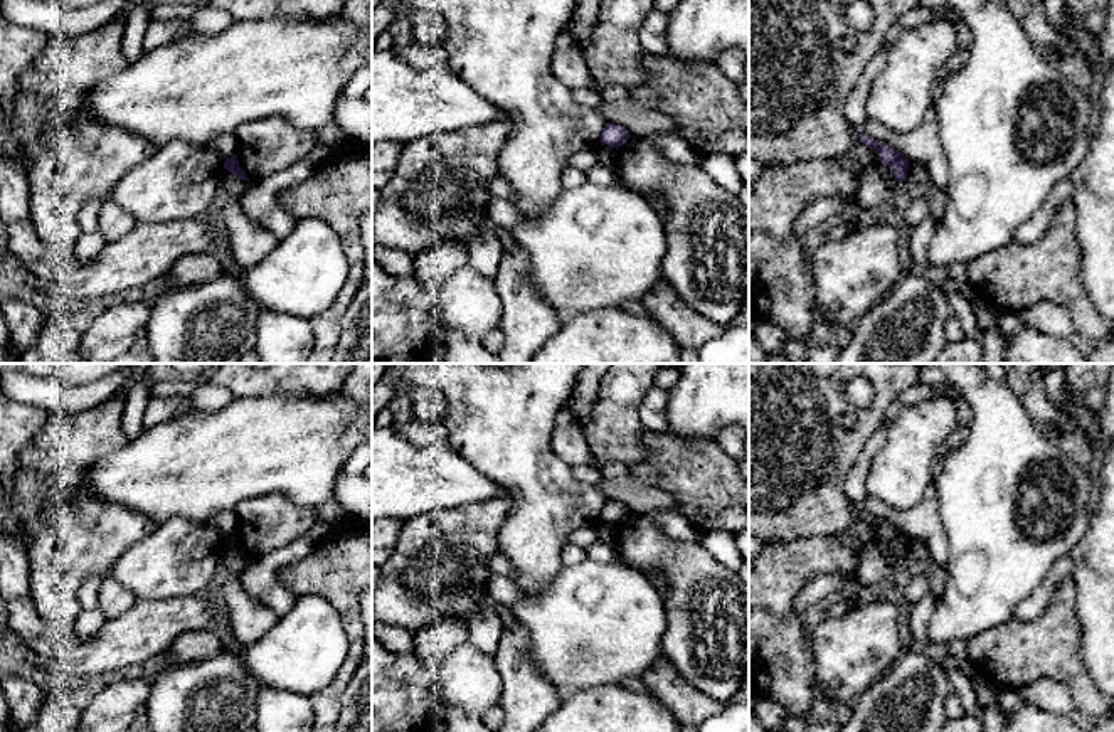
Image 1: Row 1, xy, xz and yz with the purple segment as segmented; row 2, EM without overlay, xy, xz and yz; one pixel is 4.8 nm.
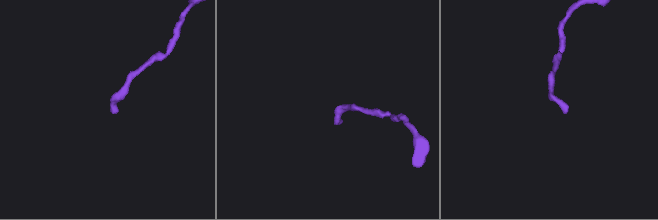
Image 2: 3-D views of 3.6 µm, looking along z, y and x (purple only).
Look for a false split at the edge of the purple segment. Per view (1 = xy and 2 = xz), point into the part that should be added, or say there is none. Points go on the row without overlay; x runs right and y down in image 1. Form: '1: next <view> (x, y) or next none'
1: next none
2: next none

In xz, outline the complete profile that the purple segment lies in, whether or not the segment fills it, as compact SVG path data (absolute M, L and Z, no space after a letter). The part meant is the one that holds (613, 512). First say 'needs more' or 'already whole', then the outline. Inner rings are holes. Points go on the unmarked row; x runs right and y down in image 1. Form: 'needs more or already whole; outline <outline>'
already whole; outline M606 500L601 510L601 522L607 522L613 525L623 523L631 515L629 508L624 503Z

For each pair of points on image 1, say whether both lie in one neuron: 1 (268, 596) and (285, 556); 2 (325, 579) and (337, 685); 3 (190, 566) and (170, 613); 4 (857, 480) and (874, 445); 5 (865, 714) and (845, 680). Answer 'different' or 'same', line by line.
1: same
2: same
3: different
4: same
5: different

